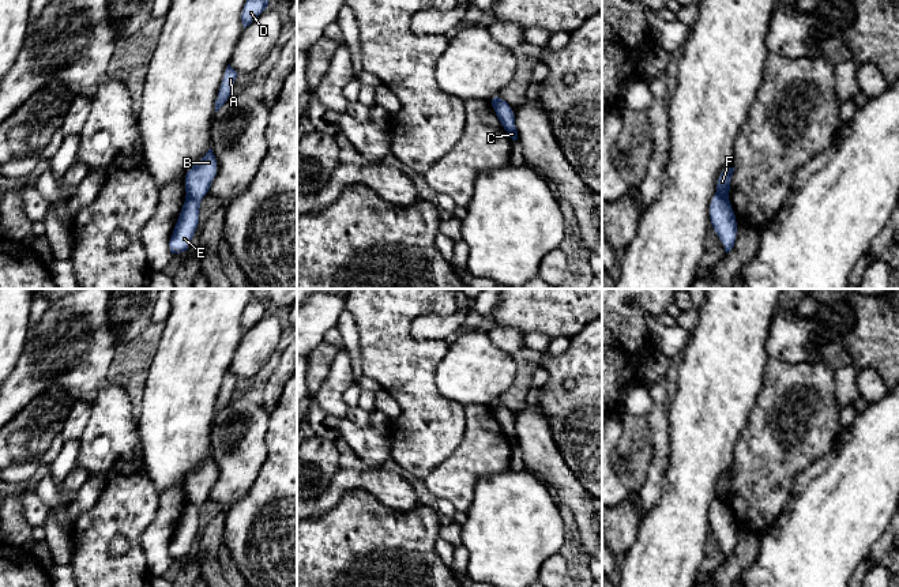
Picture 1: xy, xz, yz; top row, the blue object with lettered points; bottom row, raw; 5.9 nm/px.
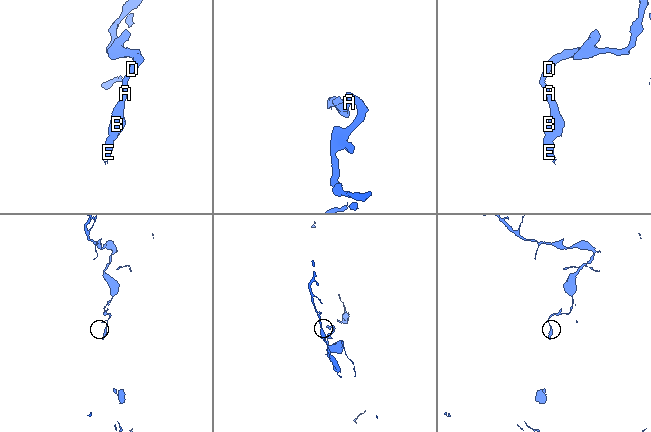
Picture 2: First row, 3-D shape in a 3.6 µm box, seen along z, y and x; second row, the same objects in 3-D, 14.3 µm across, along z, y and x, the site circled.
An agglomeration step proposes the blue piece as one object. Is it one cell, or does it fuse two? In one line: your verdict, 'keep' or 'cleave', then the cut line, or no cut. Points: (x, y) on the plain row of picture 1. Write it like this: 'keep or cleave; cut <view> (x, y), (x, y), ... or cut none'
cleave; cut xy (187, 500), (198, 508)

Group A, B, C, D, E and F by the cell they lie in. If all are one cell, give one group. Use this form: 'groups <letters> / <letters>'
groups A B C D F / E

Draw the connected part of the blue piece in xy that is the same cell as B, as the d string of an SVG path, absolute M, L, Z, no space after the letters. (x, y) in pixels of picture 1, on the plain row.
M210 454L206 460L193 469L185 478L184 490L187 501L200 507L210 498L210 490L218 479L218 466Z

